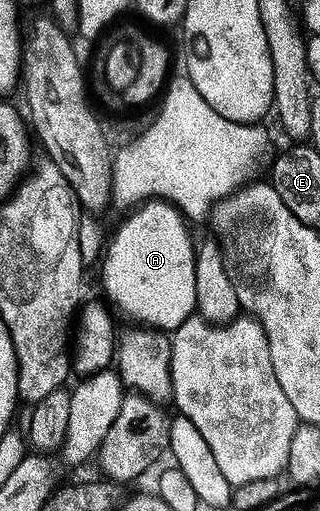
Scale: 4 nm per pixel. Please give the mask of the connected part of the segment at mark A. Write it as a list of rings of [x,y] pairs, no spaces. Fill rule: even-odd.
[[[156,197],[142,202],[126,215],[129,216],[104,244],[99,259],[101,287],[106,297],[127,318],[133,319],[129,321],[172,333],[188,315],[197,311],[197,252],[189,236],[190,224],[180,208]]]

